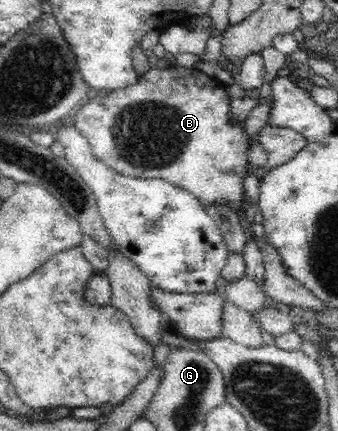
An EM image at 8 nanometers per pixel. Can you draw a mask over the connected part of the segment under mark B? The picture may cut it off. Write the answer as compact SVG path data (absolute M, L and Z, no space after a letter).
M171 64L167 70L159 71L153 65L153 69L135 80L133 85L111 91L105 97L85 100L76 115L74 127L89 142L95 157L111 169L134 178L163 178L193 193L205 205L225 202L238 211L244 200L242 181L247 148L244 131L230 124L231 99L225 88L196 68L183 70Z

